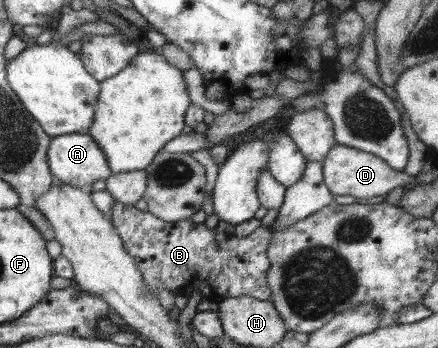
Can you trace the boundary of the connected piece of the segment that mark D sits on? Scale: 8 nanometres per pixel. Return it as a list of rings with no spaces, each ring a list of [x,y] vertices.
[[[338,143],[334,145],[331,152],[327,153],[326,159],[322,160],[322,172],[324,182],[335,195],[351,195],[356,199],[387,195],[395,187],[407,187],[413,181],[413,176],[396,170],[383,161],[383,158]]]

